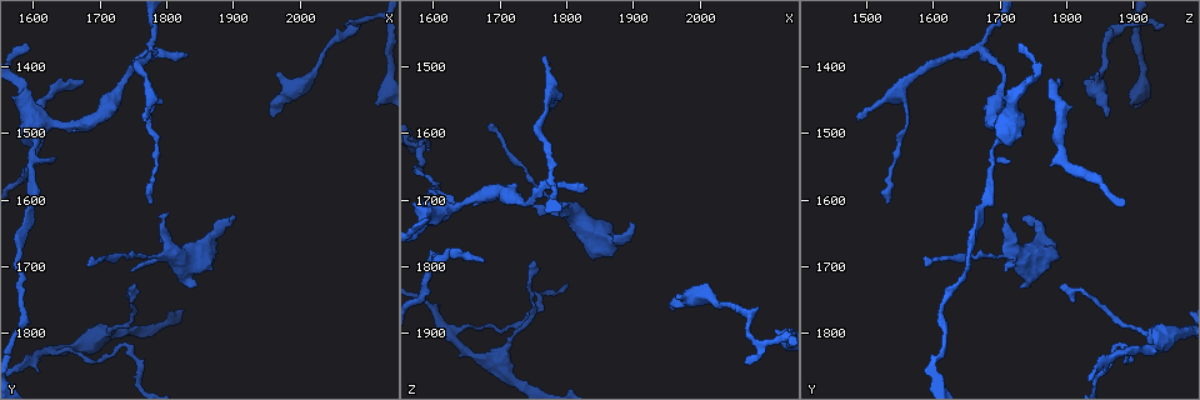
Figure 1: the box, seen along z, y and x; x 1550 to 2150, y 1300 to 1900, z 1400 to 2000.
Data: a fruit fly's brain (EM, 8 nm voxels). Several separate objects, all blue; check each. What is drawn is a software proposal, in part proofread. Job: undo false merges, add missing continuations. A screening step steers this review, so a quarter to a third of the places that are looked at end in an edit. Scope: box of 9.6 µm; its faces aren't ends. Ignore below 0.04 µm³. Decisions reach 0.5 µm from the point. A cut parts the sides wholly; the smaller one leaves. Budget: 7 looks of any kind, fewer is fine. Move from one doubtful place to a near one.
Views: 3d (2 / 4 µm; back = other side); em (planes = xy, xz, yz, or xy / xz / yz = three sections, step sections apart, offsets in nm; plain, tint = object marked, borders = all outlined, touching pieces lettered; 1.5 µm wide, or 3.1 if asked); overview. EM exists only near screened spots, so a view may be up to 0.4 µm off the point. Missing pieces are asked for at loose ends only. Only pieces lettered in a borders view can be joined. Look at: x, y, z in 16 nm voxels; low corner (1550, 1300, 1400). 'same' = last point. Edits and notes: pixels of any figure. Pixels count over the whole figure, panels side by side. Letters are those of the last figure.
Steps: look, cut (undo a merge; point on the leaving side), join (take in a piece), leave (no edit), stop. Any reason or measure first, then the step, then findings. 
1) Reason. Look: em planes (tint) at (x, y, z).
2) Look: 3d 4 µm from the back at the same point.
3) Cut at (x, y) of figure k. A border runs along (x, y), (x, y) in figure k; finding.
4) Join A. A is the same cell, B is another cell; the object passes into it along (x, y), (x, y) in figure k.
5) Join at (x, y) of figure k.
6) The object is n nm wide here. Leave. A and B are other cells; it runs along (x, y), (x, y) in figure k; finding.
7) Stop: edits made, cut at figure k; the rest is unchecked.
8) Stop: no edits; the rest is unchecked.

Free end. Look: em xy step 8 (borders) at (1680, 1700, 1590).

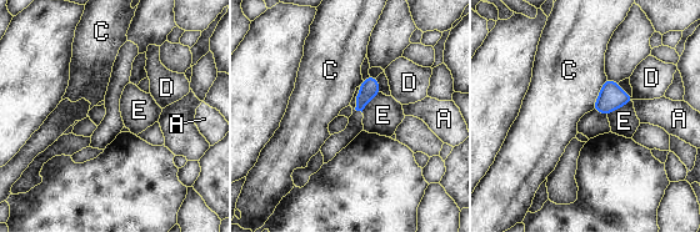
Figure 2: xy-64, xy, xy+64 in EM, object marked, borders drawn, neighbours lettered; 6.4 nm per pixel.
Leave. A, C, D and E are other cells; a border runs along (606, 77), (591, 109) in figure 2; no lettered piece goes on from it.

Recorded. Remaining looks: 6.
Free end. Look: em planes (borders) at (1770, 1485, 1490).

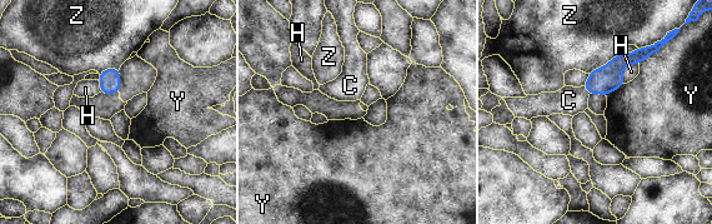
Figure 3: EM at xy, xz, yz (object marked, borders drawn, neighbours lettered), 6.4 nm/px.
Join C. C is the same cell, H, Y and Z are other cells; the object passes into it along (603, 80), (587, 91), (568, 100) in figure 3; the cell continues.

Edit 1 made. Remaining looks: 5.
Three arms meet. Look: 3d 2 µm at (1775, 1365, 1670).

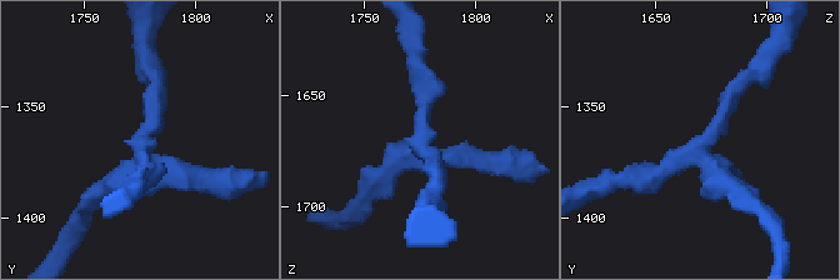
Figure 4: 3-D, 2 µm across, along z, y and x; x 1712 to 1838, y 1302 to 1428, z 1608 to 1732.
Shape alone is not enough. Look: em yz step 8 (borders) at (1776, 1371, 1672).

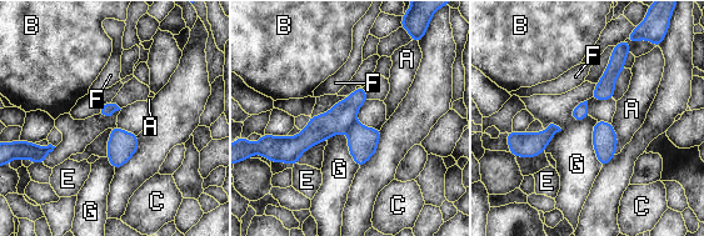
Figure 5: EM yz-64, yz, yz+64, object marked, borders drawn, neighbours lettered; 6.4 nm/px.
The object is 140 nm wide here. Cut at (339, 119) of figure 5. A, B, C, E, F and G are other cells; a border runs along (355, 120), (346, 131) in figure 5; a second cell is stuck on.

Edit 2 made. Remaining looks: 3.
Stop: edits made, join at figure 3, cut at figure 5; the rest is unchecked.

